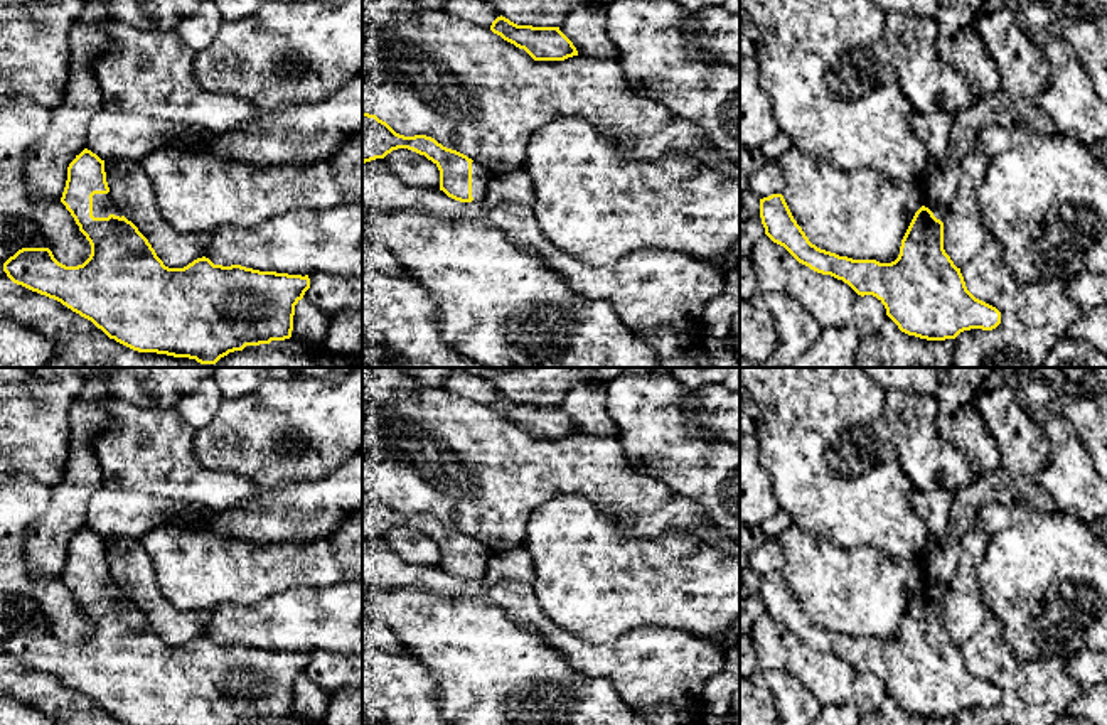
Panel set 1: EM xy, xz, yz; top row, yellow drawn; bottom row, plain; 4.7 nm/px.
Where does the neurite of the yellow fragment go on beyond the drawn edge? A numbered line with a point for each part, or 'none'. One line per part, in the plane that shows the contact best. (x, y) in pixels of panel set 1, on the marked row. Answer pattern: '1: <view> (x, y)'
1: xy (103, 204)

